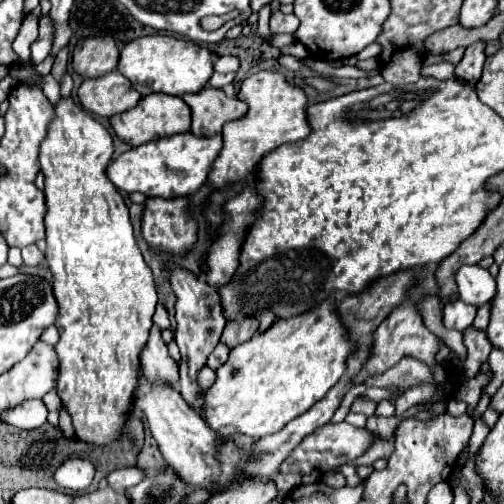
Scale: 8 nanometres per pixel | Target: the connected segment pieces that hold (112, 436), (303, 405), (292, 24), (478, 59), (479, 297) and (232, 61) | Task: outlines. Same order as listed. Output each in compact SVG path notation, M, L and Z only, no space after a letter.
M60 96L60 100L54 106L54 118L48 124L48 132L46 138L40 142L40 152L38 152L38 160L40 160L40 170L44 174L44 194L46 194L46 216L44 216L44 226L46 226L46 262L48 268L52 272L52 290L58 302L58 316L54 326L60 332L60 340L56 344L56 354L60 360L60 378L58 378L58 394L62 398L62 404L68 408L72 422L74 422L74 430L76 436L88 444L110 444L112 440L116 440L116 436L120 436L122 428L124 428L124 418L128 414L128 410L132 408L132 394L136 390L138 384L138 366L140 366L140 352L148 342L148 334L150 334L150 326L152 326L152 316L156 310L156 288L152 282L152 272L146 266L140 248L136 244L134 232L132 232L132 224L128 218L128 208L120 196L120 192L116 190L116 186L108 180L106 176L106 168L112 160L112 152L114 152L114 144L112 144L112 136L110 132L90 114L86 112L78 102L74 102L70 96L64 98Z
M330 298L306 314L300 314L288 320L278 320L266 332L230 350L228 360L216 370L216 382L212 384L210 390L206 390L204 404L200 410L200 416L214 432L220 434L220 440L232 442L234 434L246 434L254 440L276 434L290 420L304 414L314 402L318 402L328 394L328 390L344 374L346 358L352 354L356 346L350 340L350 336L344 332L344 326L340 324L340 320L336 318L338 318L336 302Z
M276 10L270 16L270 30L274 34L278 34L278 32L292 34L292 32L296 32L296 26L298 26L298 20L296 20L294 14L282 14L282 12Z
M484 42L468 46L466 52L464 52L464 58L456 66L456 78L460 82L468 82L468 84L478 82L478 78L482 74L484 60L486 60L486 56L484 56Z
M460 266L456 272L456 284L458 284L458 296L466 304L482 306L490 302L496 294L496 280L494 276L484 270L482 266Z
M220 56L218 62L214 64L214 70L220 74L228 74L228 72L236 72L238 70L238 58L236 56Z

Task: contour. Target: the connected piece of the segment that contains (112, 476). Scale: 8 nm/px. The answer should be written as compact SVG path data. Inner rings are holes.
M118 468L118 470L108 472L108 476L106 476L108 486L114 488L116 492L126 490L130 486L136 486L142 478L144 478L144 474L140 470L136 470L136 468Z

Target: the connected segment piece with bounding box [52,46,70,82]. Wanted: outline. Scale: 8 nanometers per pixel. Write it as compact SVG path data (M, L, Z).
M64 46L58 54L56 54L56 62L54 62L54 66L52 66L52 76L60 82L62 80L62 74L64 74L64 70L66 70L66 66L68 66L68 54L70 54L70 46Z

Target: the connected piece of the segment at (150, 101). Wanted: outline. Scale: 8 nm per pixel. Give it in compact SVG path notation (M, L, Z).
M148 94L138 102L138 106L134 106L128 112L114 116L110 122L112 122L112 128L120 140L124 140L130 146L140 146L140 144L146 144L146 142L156 140L160 136L172 136L172 134L188 132L190 122L192 122L192 114L190 114L188 104L184 104L184 100L178 96Z

